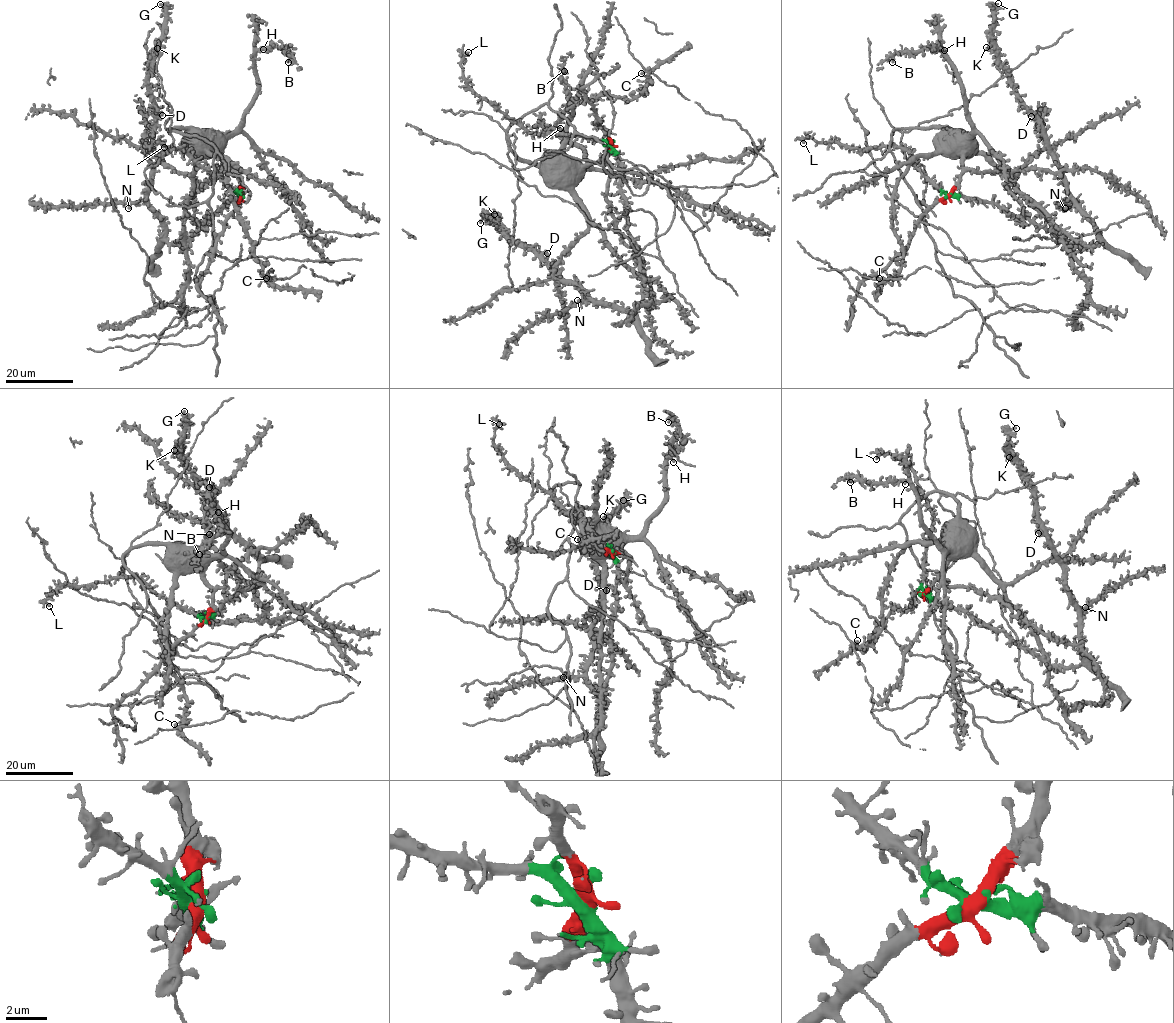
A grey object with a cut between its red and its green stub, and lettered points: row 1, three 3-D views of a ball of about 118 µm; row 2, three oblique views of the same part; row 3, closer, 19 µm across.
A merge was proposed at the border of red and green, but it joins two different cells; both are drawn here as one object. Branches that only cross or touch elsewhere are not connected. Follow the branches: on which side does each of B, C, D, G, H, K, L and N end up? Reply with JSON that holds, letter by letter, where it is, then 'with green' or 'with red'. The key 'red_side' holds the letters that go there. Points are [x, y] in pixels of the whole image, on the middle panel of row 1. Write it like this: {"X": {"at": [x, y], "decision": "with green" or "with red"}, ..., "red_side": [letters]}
{"B": {"at": [564, 71], "decision": "with red"}, "C": {"at": [641, 73], "decision": "with red"}, "D": {"at": [547, 253], "decision": "with green"}, "G": {"at": [480, 223], "decision": "with green"}, "H": {"at": [560, 128], "decision": "with red"}, "K": {"at": [494, 214], "decision": "with green"}, "L": {"at": [468, 52], "decision": "with green"}, "N": {"at": [577, 300], "decision": "with green"}, "red_side": ["B", "C", "H"]}

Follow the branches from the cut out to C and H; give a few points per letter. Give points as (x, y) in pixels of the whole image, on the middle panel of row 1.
C: (612, 145), (598, 161), (577, 165), (564, 152), (565, 127), (583, 100), (644, 93), (648, 73), (640, 73)
H: (612, 145), (603, 157), (582, 166), (587, 166), (584, 153), (580, 147), (567, 143), (554, 127), (560, 128)

